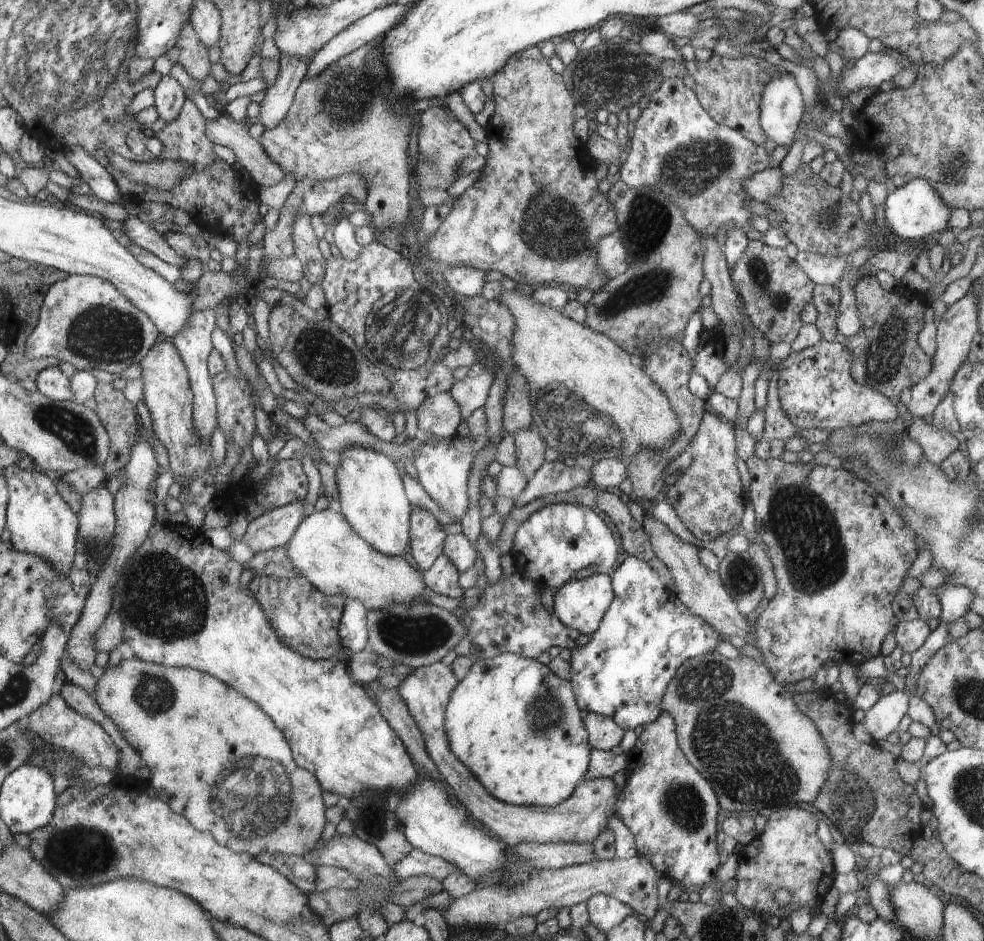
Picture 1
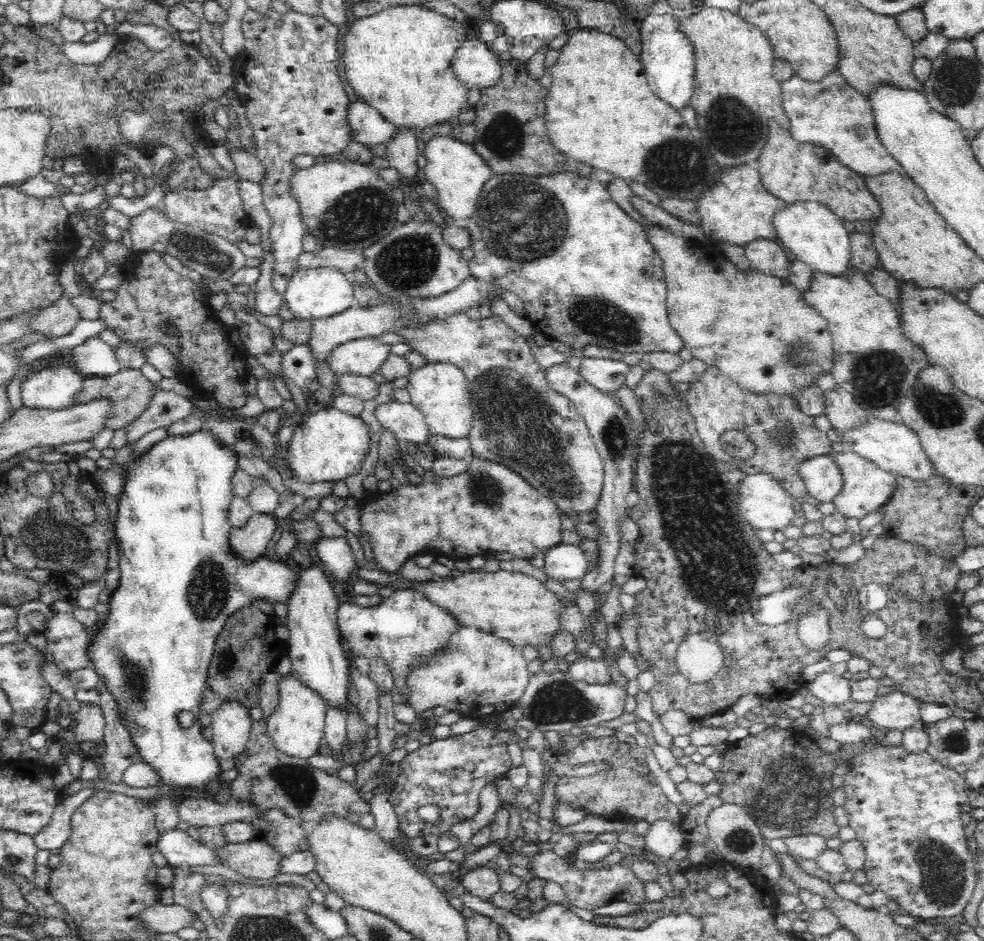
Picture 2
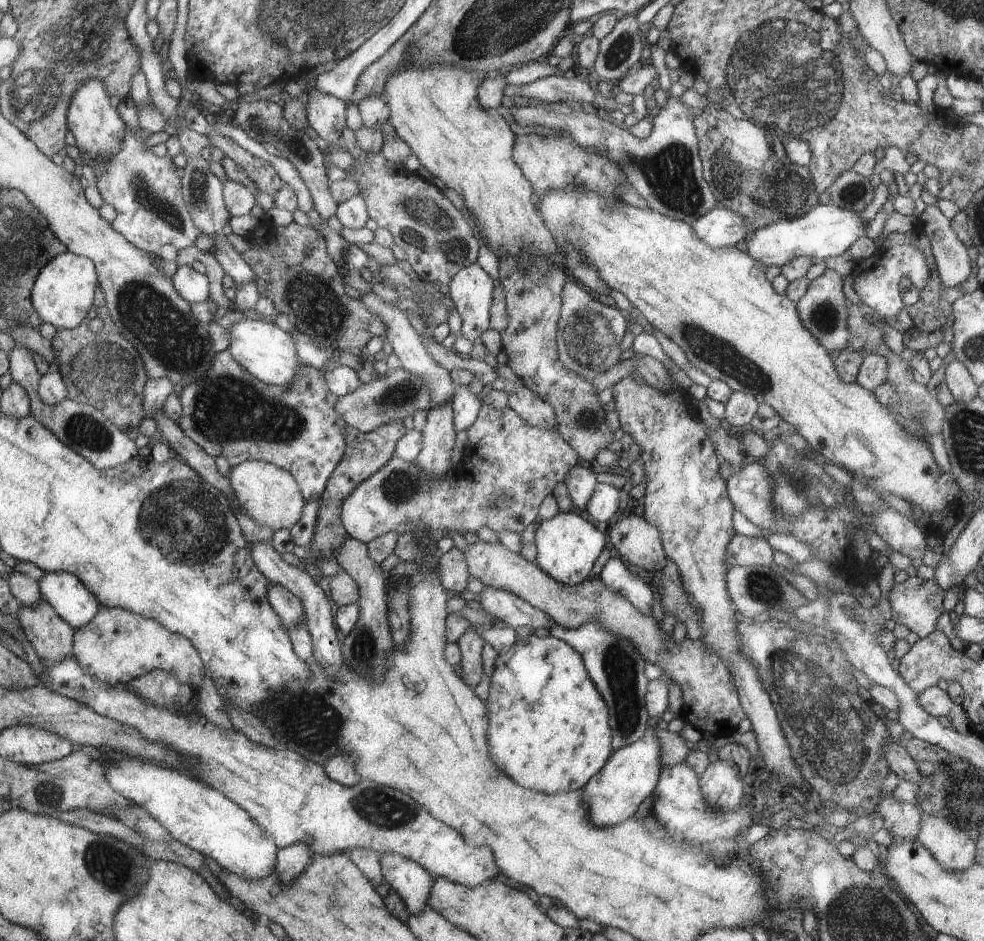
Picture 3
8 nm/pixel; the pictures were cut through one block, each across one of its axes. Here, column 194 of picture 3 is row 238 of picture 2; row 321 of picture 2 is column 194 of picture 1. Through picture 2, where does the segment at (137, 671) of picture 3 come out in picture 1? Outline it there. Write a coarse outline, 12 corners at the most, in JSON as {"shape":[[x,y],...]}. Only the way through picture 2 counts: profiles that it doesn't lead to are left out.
{"shape":[[138,657],[98,706],[150,791],[256,858],[307,858],[322,787],[218,677]]}

